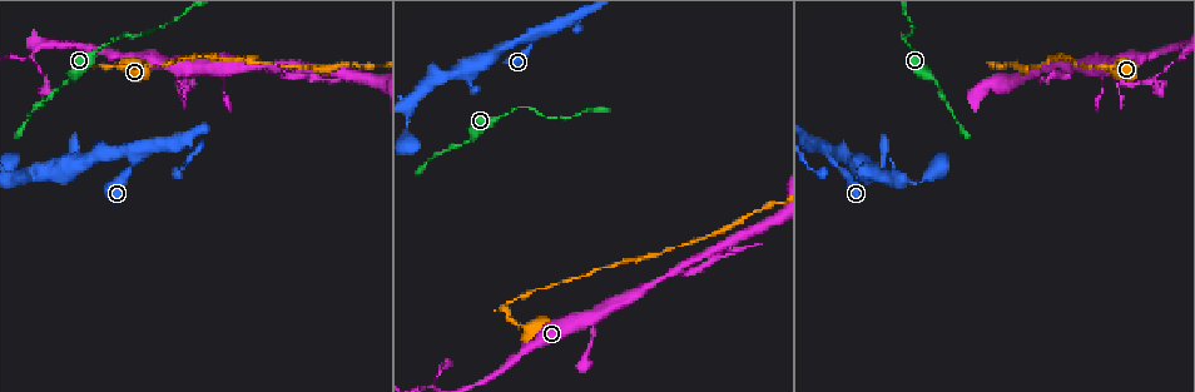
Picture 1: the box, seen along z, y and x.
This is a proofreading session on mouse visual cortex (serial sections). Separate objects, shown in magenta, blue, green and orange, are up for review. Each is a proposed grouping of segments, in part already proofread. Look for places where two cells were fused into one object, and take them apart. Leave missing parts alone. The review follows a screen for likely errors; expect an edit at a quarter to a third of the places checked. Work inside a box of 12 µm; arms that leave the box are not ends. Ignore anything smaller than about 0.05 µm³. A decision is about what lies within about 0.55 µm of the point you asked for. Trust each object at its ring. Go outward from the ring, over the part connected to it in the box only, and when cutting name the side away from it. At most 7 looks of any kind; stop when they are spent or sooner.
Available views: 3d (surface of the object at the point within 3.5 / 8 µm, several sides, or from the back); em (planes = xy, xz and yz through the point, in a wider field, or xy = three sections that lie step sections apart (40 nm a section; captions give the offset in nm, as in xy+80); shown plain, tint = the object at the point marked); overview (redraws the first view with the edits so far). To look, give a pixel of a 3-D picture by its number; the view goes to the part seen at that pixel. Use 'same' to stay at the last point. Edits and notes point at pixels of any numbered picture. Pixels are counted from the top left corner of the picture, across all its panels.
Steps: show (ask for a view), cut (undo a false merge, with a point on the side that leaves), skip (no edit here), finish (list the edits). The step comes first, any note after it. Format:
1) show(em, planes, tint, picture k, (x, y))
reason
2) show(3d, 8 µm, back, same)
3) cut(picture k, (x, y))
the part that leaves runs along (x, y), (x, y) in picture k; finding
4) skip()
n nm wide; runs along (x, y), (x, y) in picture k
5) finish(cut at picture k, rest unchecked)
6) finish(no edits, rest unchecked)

show(3d, 3.5 µm, picture 1, (597, 315))
side arm on a straight run

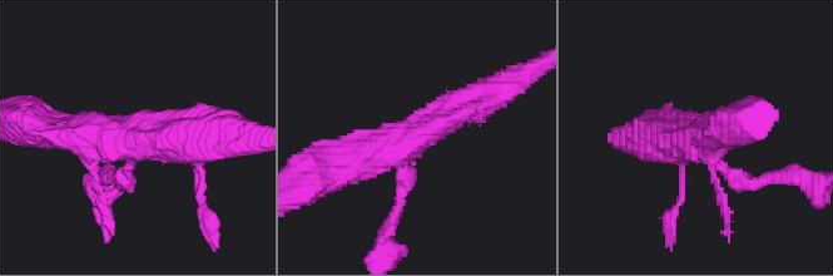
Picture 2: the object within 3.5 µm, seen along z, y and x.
show(em, xy, step 2, tint, picture 2, (413, 135))

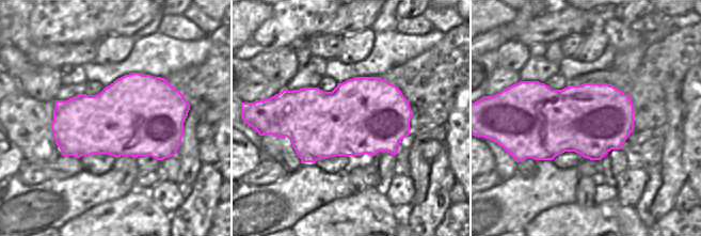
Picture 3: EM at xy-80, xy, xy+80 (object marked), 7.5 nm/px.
show(em, xy, step 3, tint, same)
cut it another way

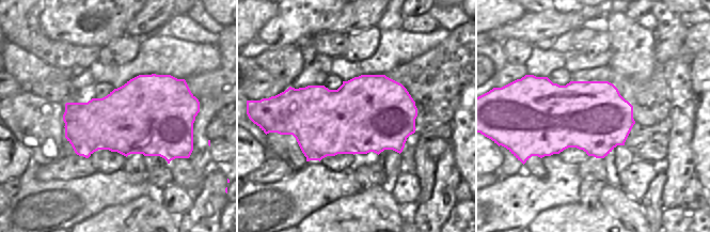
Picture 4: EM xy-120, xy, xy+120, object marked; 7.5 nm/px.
skip()
runs along (335, 166), (405, 141), (485, 93) in picture 2; continuous, no second cell

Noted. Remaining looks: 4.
show(3d, 8 µm, picture 1, (1101, 66))
sharp bend

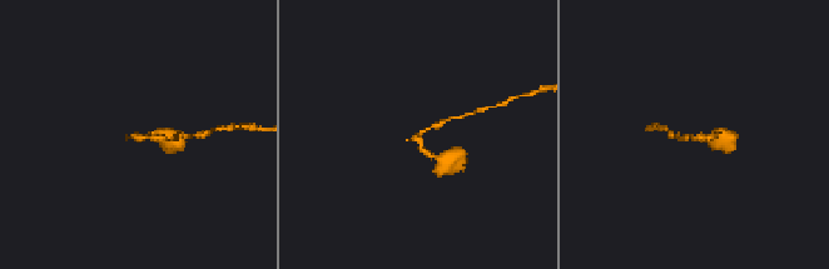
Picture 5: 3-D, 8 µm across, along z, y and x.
show(em, xy, step 1, tint, picture 5, (695, 138))

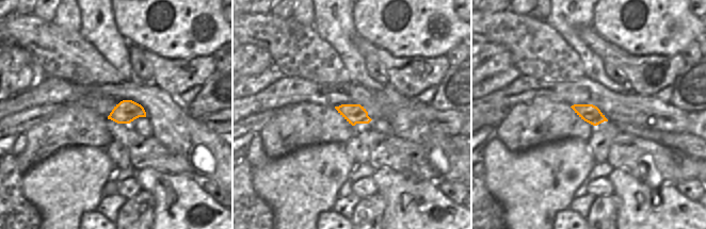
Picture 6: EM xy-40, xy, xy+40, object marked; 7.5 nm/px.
skip()
150 nm wide; runs along (440, 159), (420, 148), (418, 135), (448, 119) in picture 5; continuous, no second cell

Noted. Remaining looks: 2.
finish(no edits, rest unchecked)

